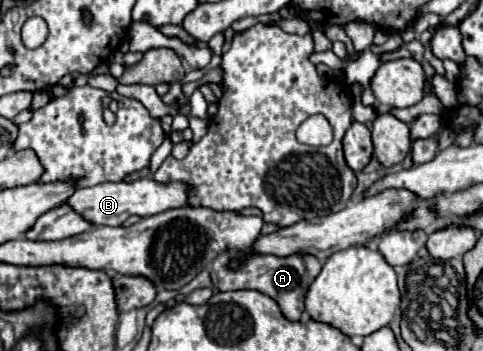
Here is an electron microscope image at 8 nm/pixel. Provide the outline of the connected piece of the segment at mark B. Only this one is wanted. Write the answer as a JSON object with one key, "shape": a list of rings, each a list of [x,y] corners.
{"shape":[[[140,178],[132,184],[128,184],[128,182],[104,182],[104,184],[90,186],[90,188],[78,188],[66,200],[66,204],[76,214],[80,214],[86,222],[90,222],[92,226],[122,226],[122,222],[132,214],[146,218],[146,216],[160,214],[162,210],[182,208],[186,204],[186,186],[182,186],[180,182],[172,182],[168,186],[162,186],[162,184],[154,182],[152,178]]]}

